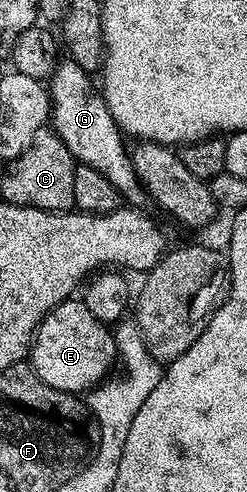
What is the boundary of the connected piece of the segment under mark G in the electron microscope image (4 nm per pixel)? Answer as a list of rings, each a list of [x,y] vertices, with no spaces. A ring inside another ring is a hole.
[[[68,59],[62,60],[53,70],[53,76],[47,81],[52,106],[51,128],[67,147],[67,151],[71,151],[74,161],[95,167],[99,175],[111,179],[115,191],[119,191],[130,206],[144,206],[147,194],[133,170],[133,158],[127,145],[125,149],[122,131],[115,123],[104,96],[98,90],[96,93],[89,81],[92,81],[90,74]]]

